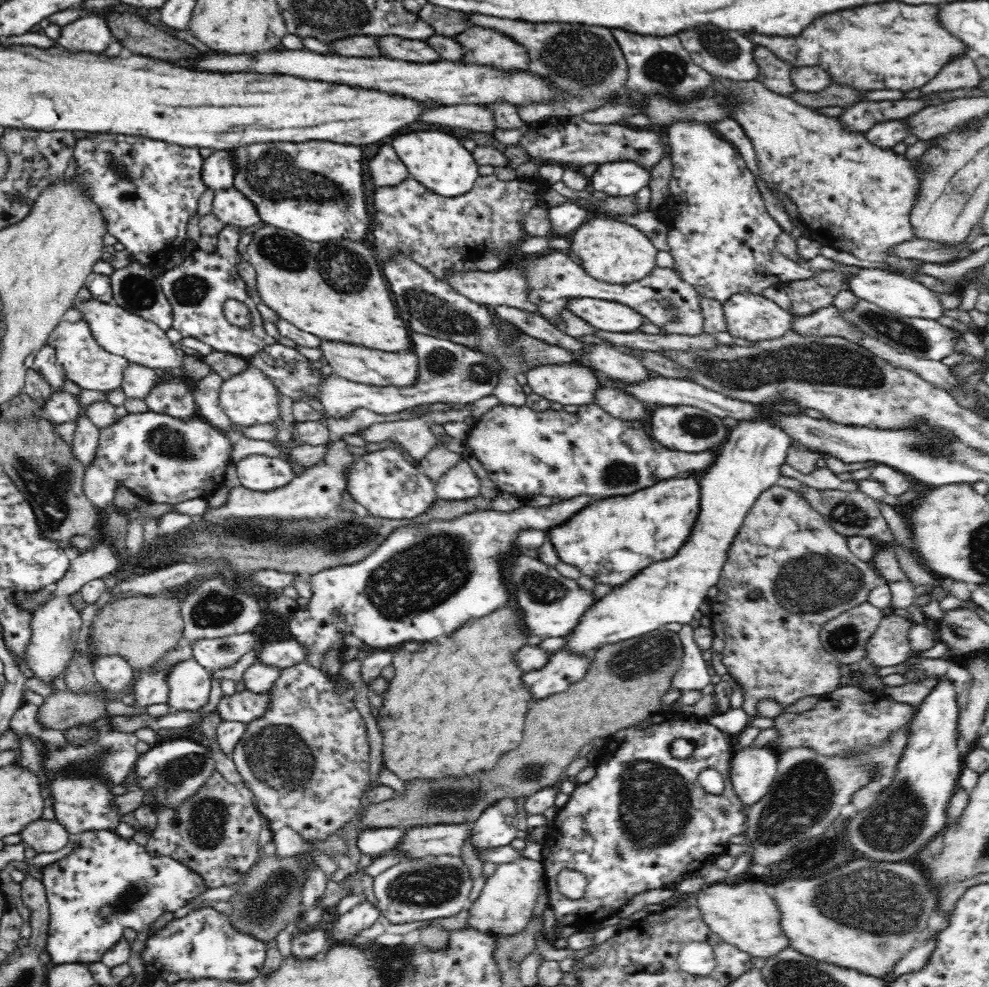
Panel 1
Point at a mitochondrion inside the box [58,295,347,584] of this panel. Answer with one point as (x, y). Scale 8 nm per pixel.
(170, 443)

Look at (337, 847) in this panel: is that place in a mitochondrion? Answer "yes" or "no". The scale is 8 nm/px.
no

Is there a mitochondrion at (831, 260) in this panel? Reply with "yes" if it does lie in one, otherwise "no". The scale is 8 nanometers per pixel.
no

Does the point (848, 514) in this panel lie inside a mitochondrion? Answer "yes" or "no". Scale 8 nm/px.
yes

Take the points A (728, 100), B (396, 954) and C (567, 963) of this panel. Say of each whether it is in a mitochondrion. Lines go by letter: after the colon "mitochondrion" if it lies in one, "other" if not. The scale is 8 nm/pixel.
A: other
B: other
C: other

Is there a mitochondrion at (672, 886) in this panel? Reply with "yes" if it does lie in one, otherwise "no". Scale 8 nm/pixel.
no

